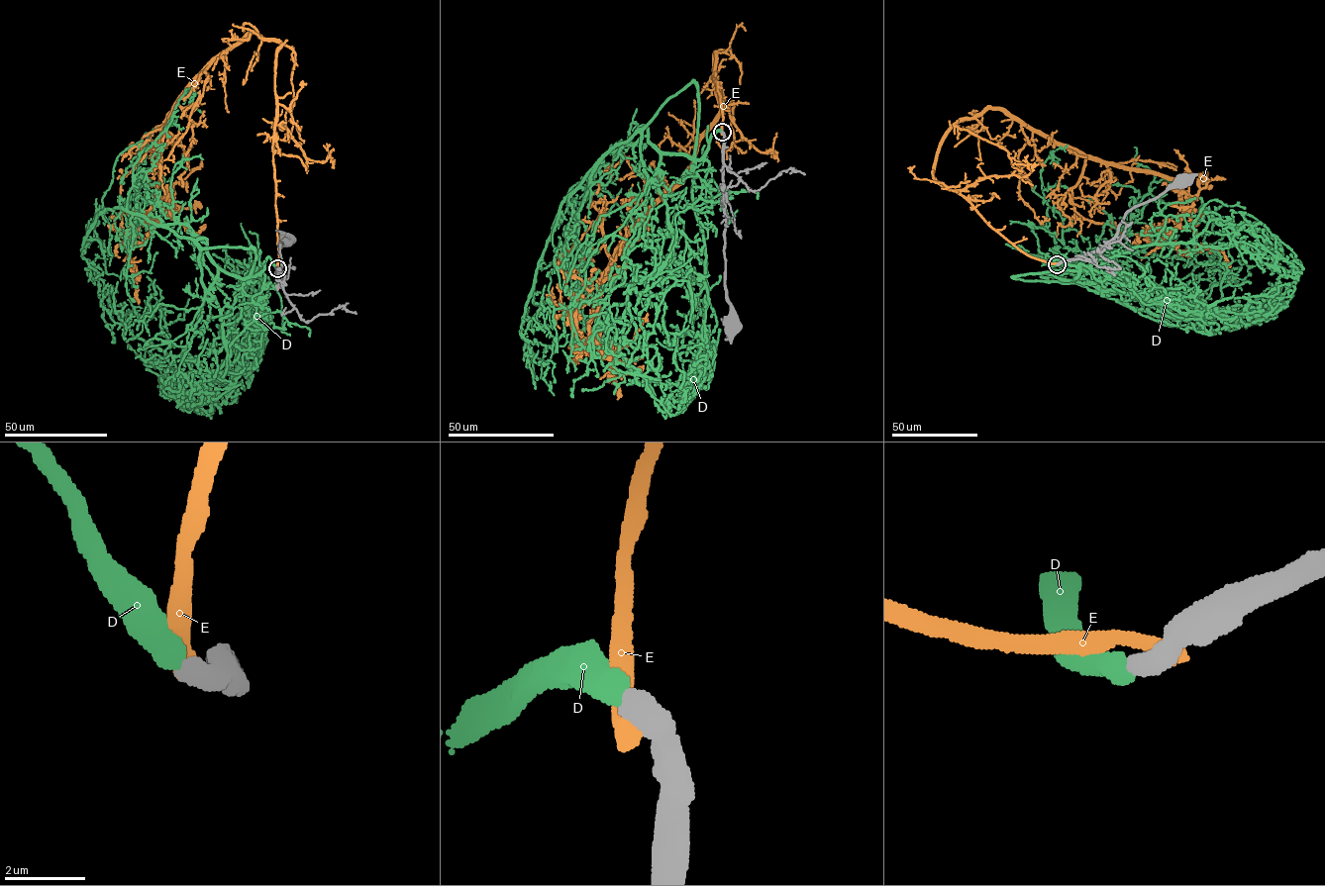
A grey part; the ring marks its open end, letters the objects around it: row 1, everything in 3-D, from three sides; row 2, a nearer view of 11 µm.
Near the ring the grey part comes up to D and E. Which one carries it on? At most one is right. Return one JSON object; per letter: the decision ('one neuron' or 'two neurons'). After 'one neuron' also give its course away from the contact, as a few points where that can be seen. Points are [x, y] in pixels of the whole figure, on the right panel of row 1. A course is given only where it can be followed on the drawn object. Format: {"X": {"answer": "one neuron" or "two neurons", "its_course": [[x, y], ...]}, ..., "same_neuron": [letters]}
{"D": {"answer": "one neuron", "its_course": [[1058, 264], [1077, 266], [1072, 280], [1050, 267], [1057, 273], [1135, 251], [1220, 261], [1236, 284], [1251, 273]]}, "E": {"answer": "two neurons"}, "same_neuron": ["D"]}

